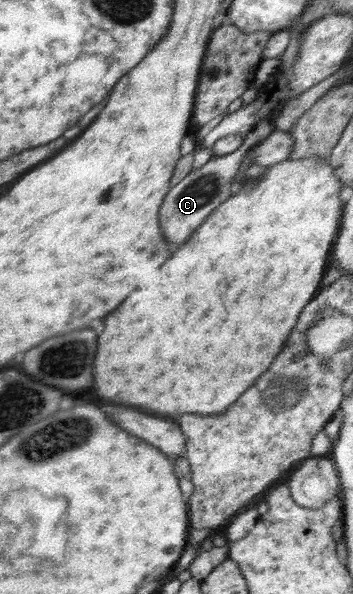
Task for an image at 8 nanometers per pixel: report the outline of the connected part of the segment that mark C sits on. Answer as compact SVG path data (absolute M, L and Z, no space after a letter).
M264 119L258 123L243 140L242 145L235 152L226 155L213 155L211 159L196 172L186 176L182 181L177 182L167 193L160 209L160 224L164 235L167 235L168 242L176 245L176 249L195 234L196 229L207 220L207 217L226 201L232 193L239 192L243 182L234 181L234 176L240 172L242 163L246 161L249 149L262 141L274 131L275 120Z

